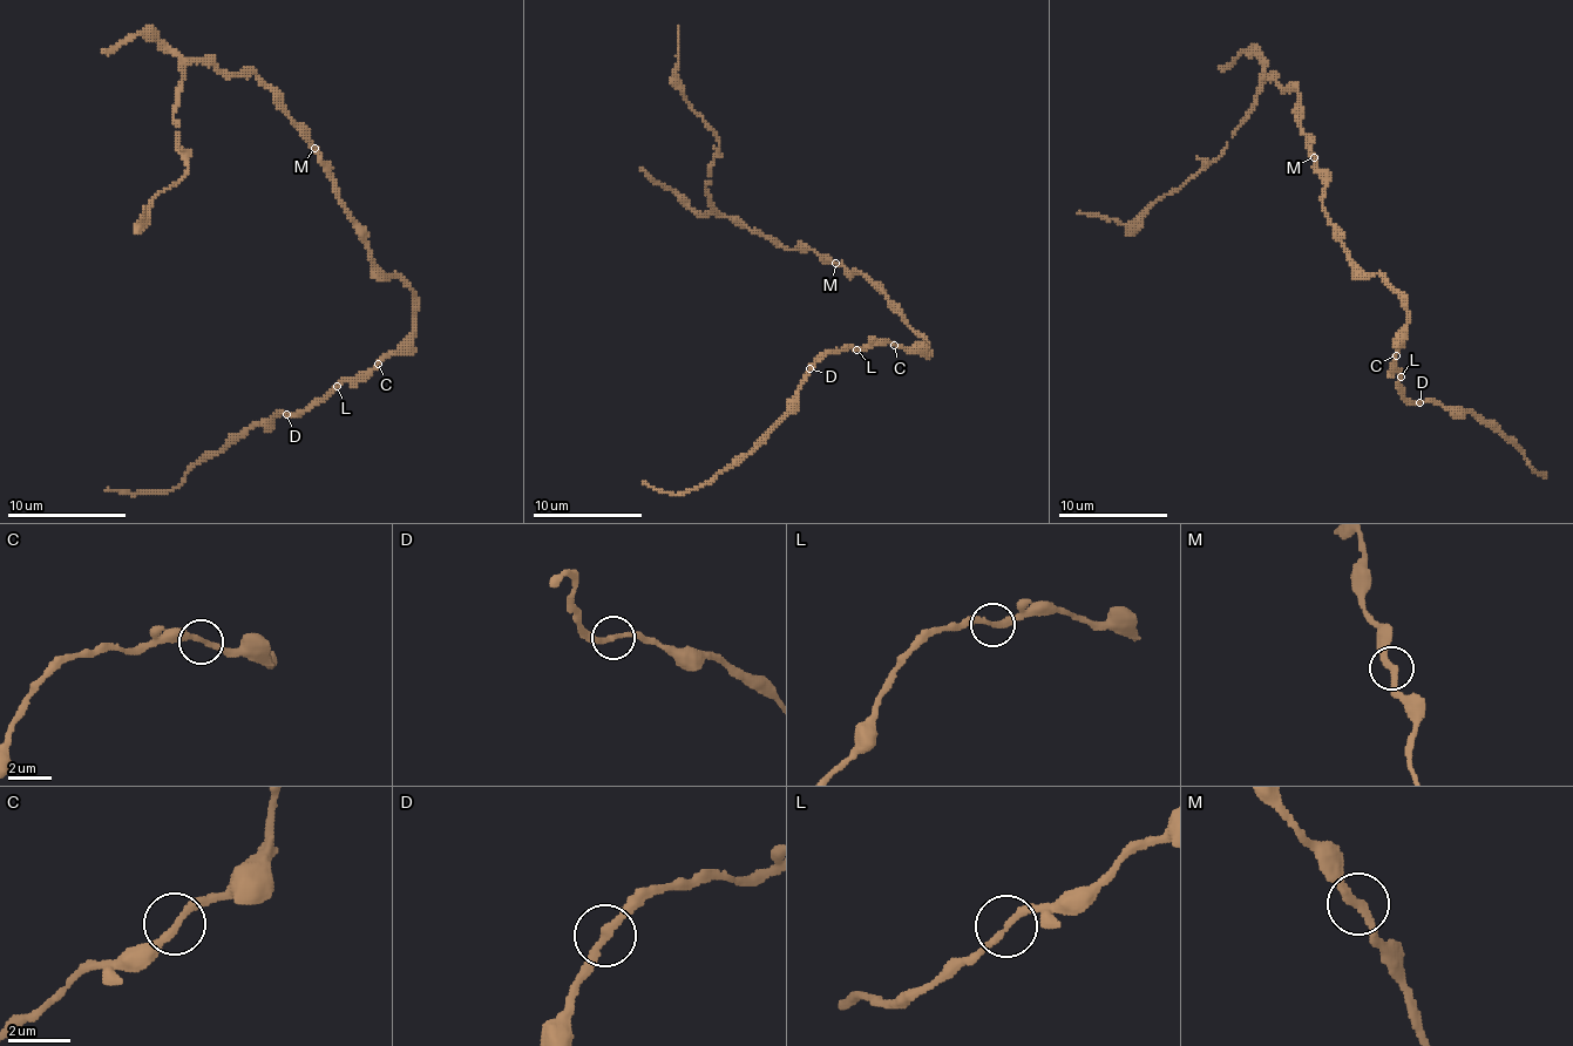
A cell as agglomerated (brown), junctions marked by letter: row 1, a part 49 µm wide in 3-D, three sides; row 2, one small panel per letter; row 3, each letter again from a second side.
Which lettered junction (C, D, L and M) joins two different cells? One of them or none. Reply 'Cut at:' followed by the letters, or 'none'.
Cut at: none

